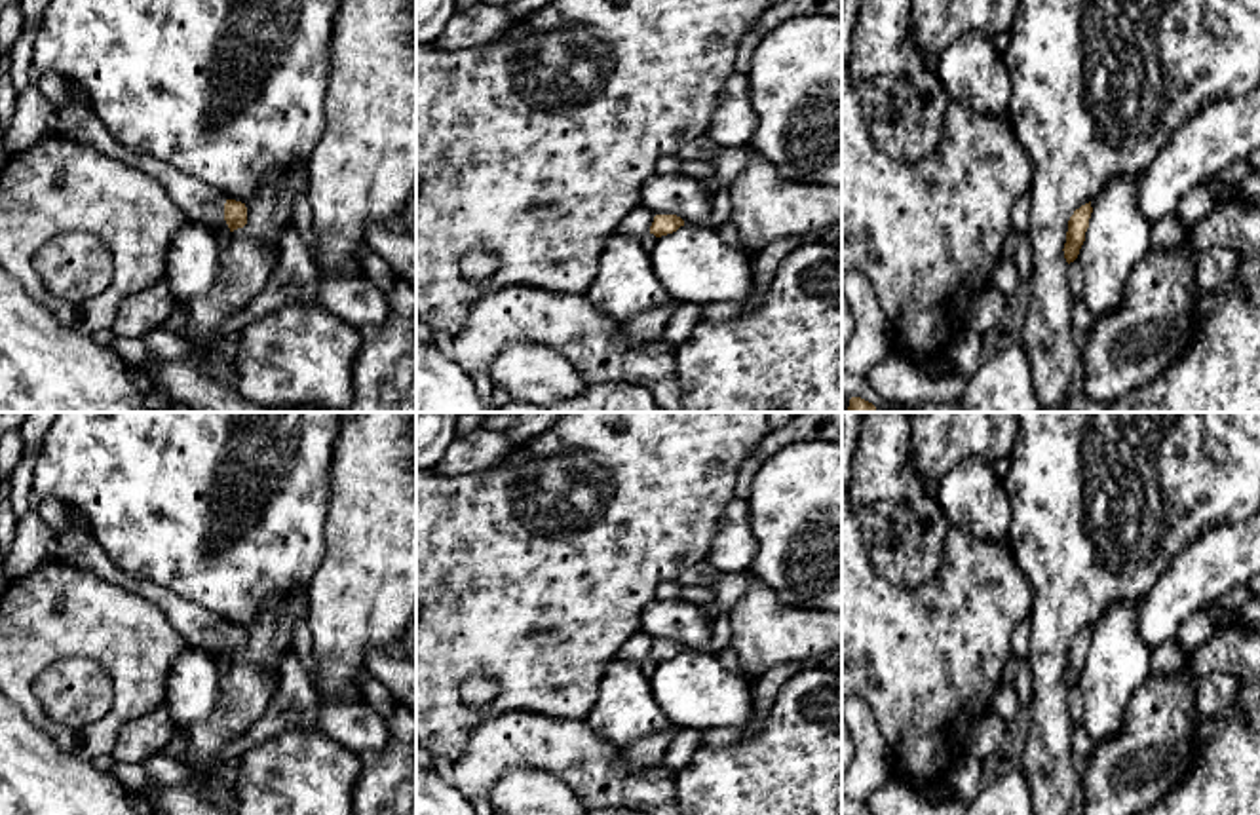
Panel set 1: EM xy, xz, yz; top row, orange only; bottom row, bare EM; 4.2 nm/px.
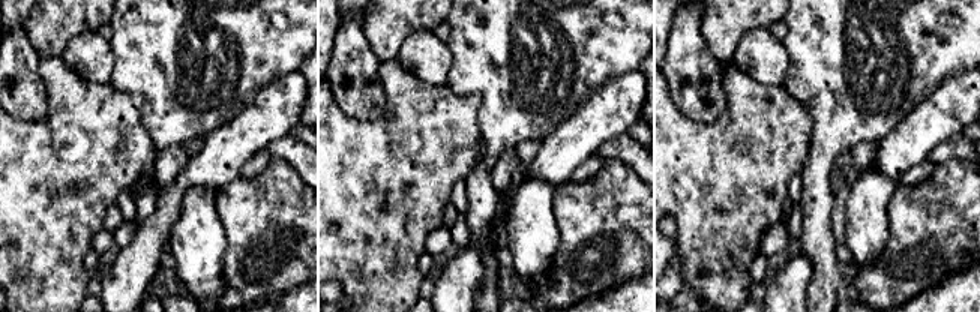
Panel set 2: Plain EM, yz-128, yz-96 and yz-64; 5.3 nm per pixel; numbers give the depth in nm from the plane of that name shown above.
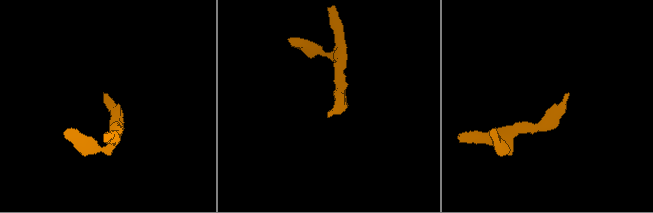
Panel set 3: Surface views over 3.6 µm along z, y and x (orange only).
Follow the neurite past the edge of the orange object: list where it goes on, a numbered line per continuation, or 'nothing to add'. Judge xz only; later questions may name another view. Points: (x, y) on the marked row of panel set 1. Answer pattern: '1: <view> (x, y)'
1: xz (637, 223)

